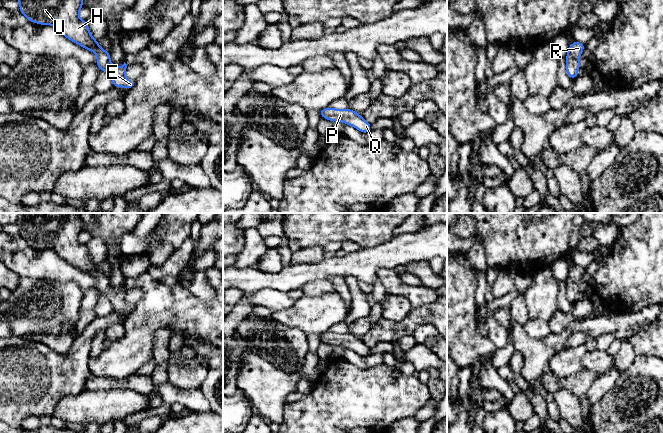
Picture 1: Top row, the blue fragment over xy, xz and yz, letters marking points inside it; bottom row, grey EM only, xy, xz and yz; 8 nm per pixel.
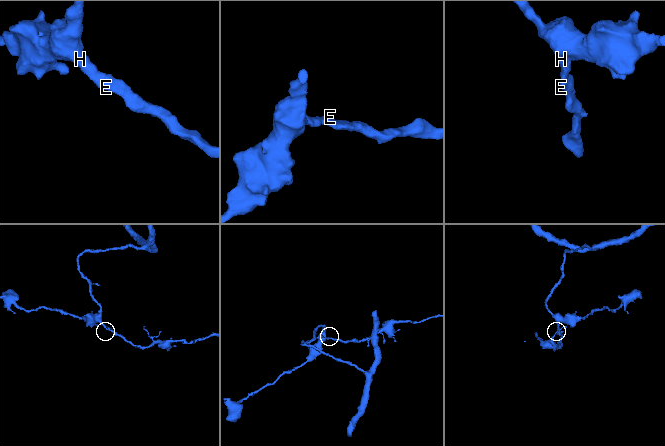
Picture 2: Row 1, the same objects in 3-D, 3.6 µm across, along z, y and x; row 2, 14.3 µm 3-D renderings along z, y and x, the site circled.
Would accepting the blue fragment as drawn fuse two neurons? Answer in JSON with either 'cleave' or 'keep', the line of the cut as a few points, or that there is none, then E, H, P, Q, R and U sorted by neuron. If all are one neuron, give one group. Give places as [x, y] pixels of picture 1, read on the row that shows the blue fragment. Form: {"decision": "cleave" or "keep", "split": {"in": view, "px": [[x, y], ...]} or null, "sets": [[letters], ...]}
{"decision": "keep", "split": null, "sets": [["E", "H", "P", "Q", "R", "U"]]}

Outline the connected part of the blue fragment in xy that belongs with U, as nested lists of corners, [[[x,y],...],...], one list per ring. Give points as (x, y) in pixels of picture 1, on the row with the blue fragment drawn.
[[[18,0],[21,12],[30,22],[40,25],[52,25],[66,38],[83,48],[94,52],[97,56],[97,68],[105,70],[113,85],[129,90],[135,81],[129,81],[125,72],[127,64],[115,67],[111,64],[110,53],[98,45],[89,31],[86,21],[81,20],[79,11],[83,0]]]

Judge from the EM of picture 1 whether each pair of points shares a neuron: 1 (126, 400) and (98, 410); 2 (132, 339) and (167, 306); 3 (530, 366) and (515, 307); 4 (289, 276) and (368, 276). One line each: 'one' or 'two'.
1: one
2: one
3: two
4: one

